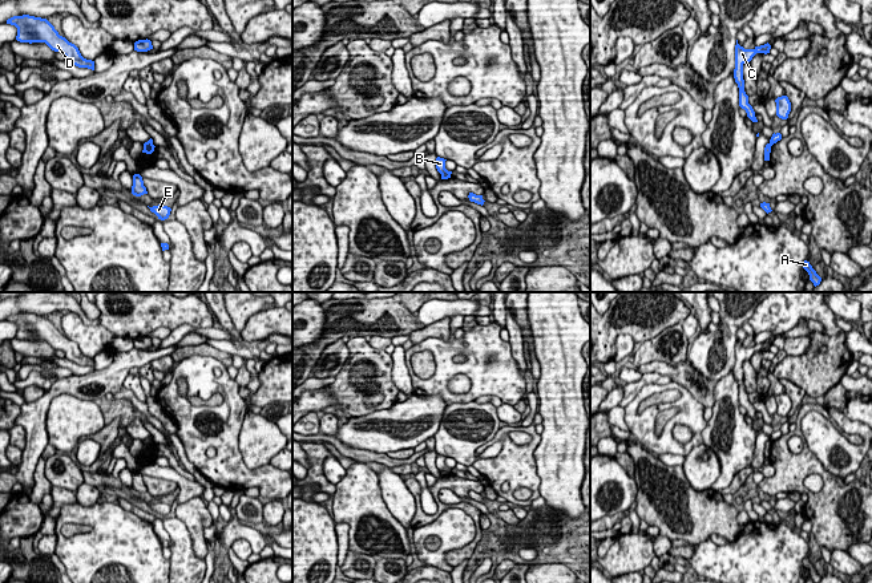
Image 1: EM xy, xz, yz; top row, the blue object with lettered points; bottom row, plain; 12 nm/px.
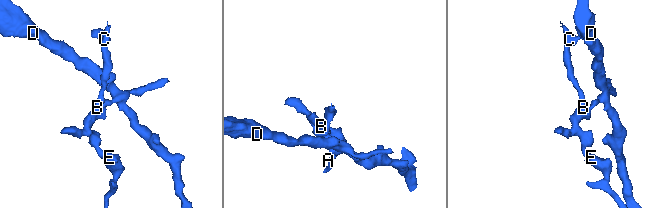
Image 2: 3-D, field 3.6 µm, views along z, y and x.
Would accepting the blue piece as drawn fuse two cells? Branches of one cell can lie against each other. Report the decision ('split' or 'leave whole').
split

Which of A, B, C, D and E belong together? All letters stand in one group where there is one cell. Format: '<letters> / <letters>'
A B C E / D

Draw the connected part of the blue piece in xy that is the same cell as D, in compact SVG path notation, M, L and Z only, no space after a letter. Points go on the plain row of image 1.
M23 312L8 316L7 321L17 325L17 339L45 340L52 348L62 351L68 360L94 368L94 359L84 356L78 345L60 333L47 316Z

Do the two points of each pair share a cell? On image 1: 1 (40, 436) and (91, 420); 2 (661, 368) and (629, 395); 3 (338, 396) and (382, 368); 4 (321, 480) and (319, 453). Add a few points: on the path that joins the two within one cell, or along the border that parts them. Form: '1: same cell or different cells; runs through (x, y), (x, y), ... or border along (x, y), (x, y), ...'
1: different cells; border along (51, 403), (45, 424), (48, 442)
2: different cells; border along (642, 373), (667, 375), (673, 380)
3: same cell; runs through (348, 385), (366, 368), (371, 368)
4: same cell; runs through (317, 473), (317, 460)

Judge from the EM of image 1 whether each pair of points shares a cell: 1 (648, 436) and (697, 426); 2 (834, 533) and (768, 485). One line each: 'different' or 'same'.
1: same
2: same

